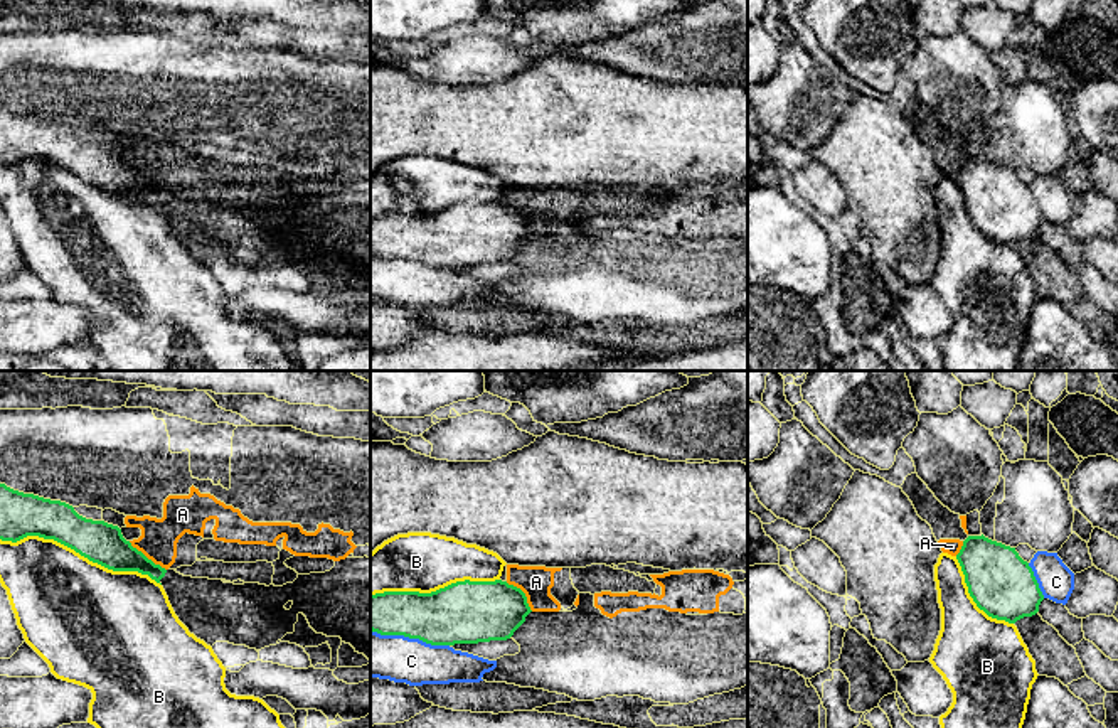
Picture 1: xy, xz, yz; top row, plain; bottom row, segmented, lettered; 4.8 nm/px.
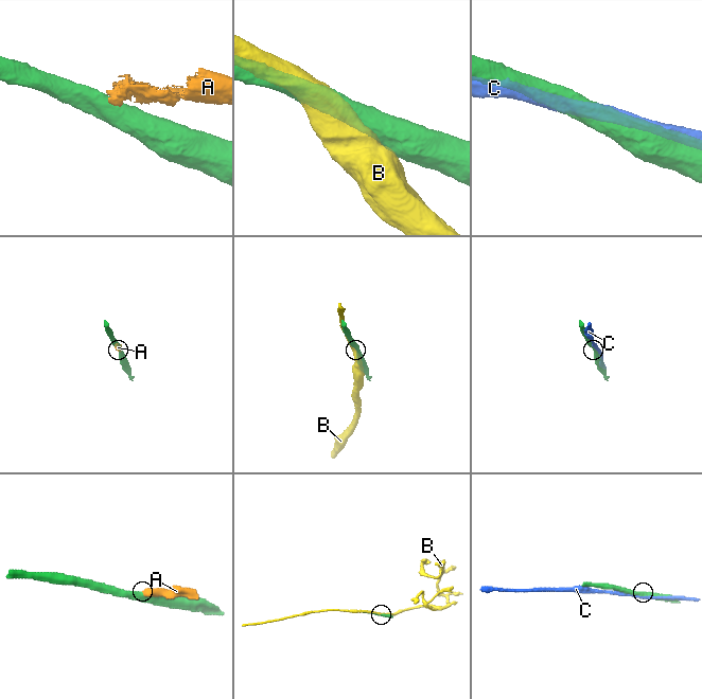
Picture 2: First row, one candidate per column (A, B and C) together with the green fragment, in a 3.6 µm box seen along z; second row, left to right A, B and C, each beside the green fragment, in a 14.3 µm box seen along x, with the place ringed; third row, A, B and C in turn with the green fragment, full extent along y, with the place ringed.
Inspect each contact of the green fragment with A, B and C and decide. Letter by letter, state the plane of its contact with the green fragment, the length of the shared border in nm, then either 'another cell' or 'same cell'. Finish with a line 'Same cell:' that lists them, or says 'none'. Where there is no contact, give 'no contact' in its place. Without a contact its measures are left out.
A: xy | 240 nm | another cell
B: xy | 800 nm | another cell
C: xz | 380 nm | another cell
Same cell: none

